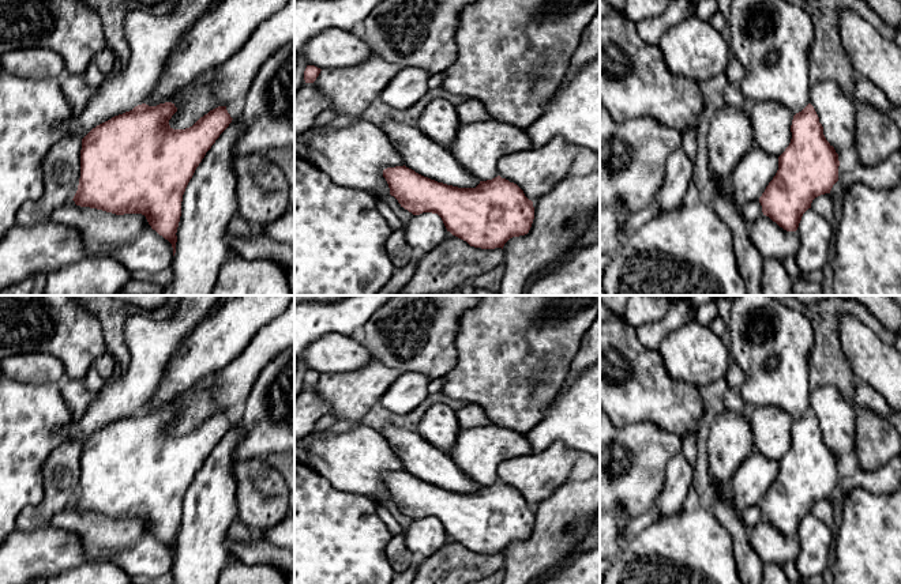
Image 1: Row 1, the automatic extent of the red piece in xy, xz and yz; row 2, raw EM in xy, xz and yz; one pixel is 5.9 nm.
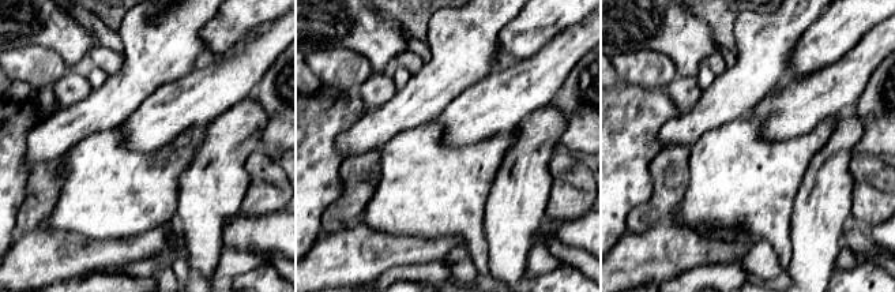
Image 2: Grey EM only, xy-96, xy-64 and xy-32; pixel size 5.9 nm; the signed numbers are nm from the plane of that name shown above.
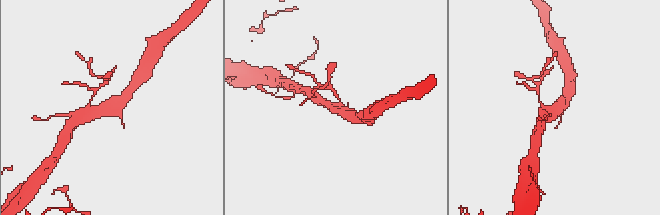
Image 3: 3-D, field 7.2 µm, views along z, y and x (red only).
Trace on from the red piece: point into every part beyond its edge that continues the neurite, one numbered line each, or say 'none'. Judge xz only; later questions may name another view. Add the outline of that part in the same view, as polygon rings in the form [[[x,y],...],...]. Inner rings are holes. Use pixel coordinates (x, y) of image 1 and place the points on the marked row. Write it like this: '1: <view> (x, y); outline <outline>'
1: xz (421, 154); outline [[[384,123],[380,125],[406,167],[416,173],[458,188],[476,188],[480,180],[466,172],[447,147],[429,139],[417,127]]]

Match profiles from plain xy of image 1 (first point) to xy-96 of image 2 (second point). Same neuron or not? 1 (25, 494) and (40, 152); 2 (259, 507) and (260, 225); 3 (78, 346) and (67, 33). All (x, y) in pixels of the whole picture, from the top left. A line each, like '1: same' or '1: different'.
1: different
2: different
3: same

